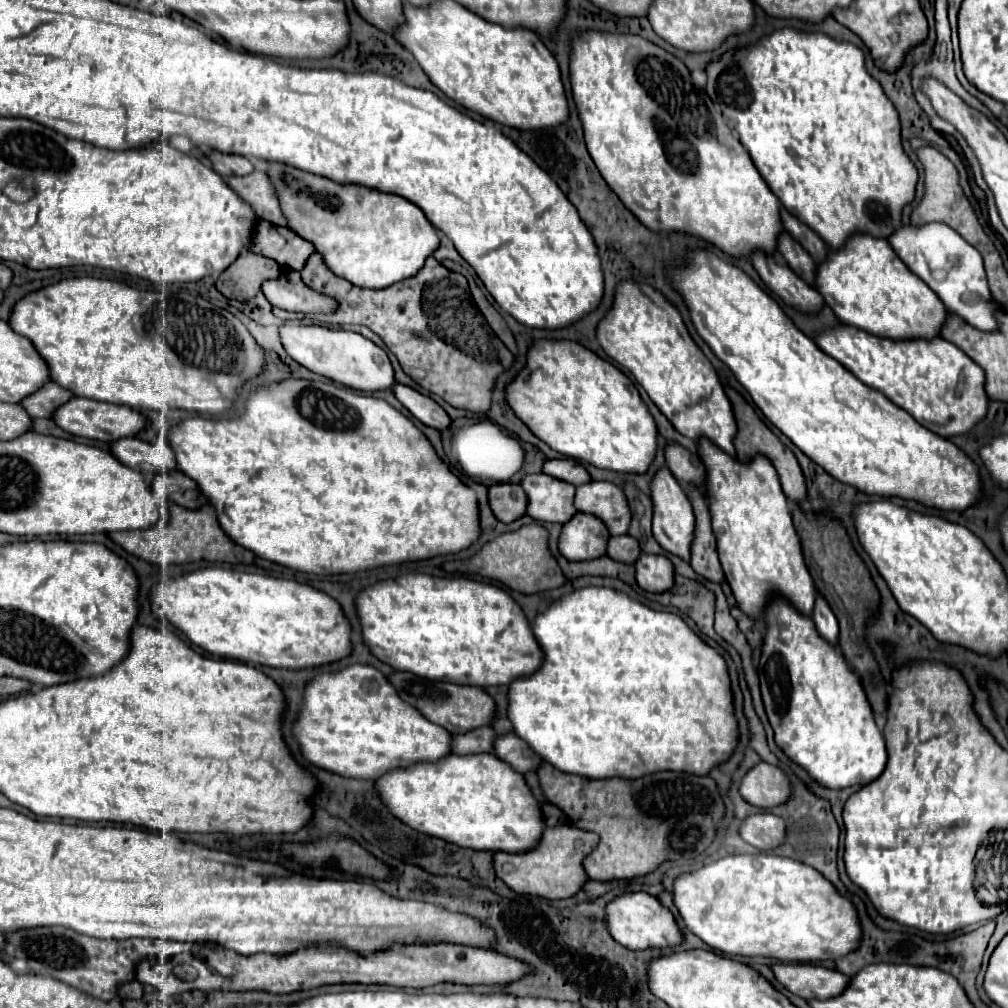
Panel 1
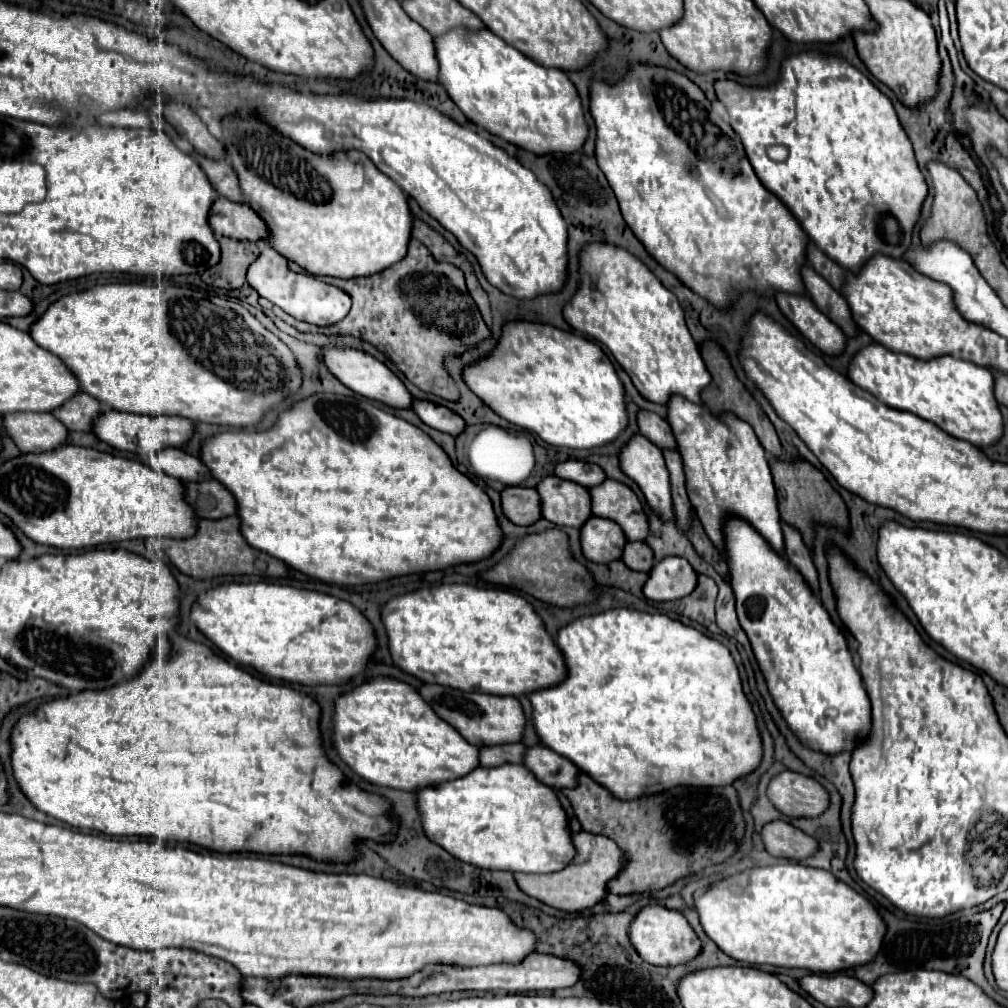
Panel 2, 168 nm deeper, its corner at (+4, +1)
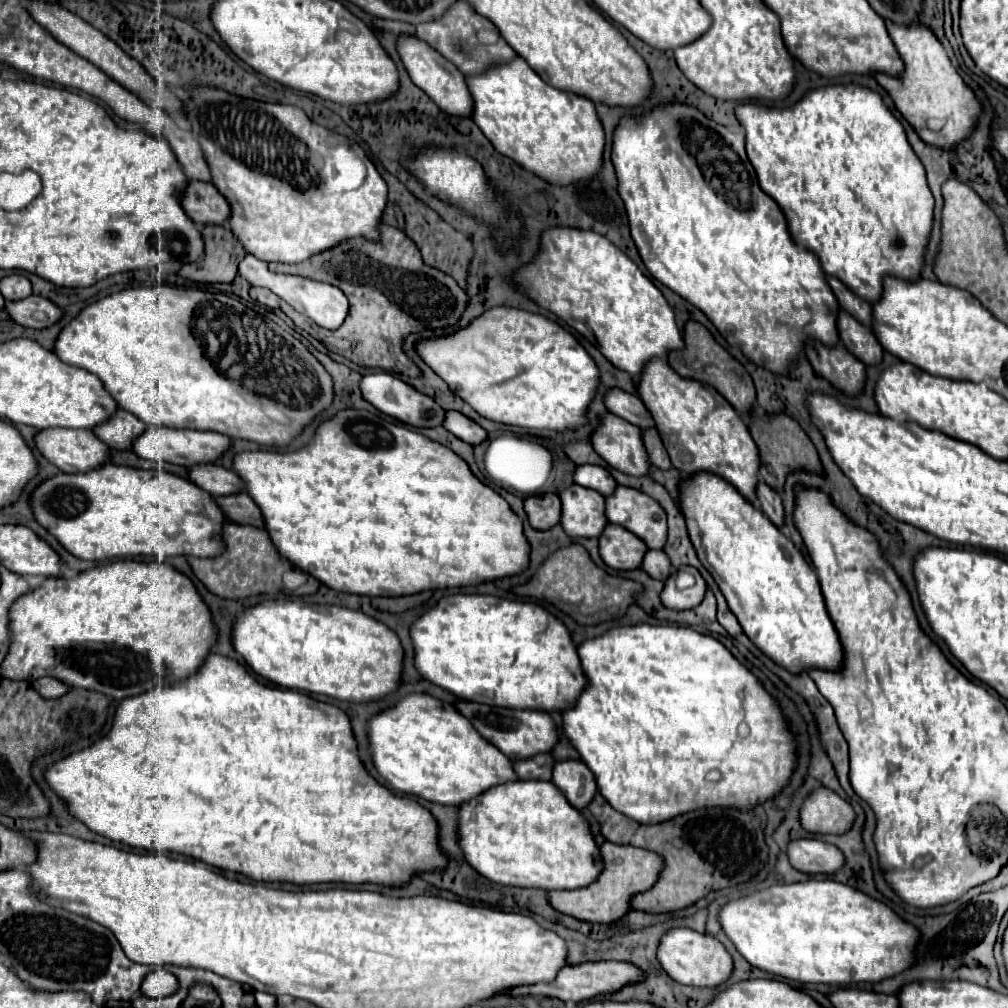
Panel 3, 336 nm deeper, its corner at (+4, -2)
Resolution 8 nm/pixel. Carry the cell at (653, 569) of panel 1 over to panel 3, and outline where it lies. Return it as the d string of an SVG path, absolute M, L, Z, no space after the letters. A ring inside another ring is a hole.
M688 566L688 572L694 574L696 578L696 584L692 588L686 588L686 590L678 590L674 586L674 576L670 576L664 584L664 590L660 594L660 600L666 608L672 608L672 610L688 610L688 608L694 608L702 602L704 598L704 592L706 592L706 582L704 578L700 576L700 572L692 566Z

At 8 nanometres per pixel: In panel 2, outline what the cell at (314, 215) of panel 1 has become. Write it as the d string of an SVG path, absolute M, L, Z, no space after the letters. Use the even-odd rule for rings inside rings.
M244 113L242 117L224 117L220 121L220 125L222 125L222 143L226 147L226 157L232 161L232 167L236 169L236 175L240 179L240 191L244 193L244 197L248 197L248 205L268 225L268 237L264 239L266 247L276 249L280 255L284 255L286 259L298 263L302 269L306 269L312 275L332 275L332 277L344 277L344 279L378 273L378 271L394 265L396 261L400 261L406 255L410 229L412 229L412 213L408 209L406 195L394 181L390 181L390 177L380 173L376 169L376 165L364 153L360 153L358 149L348 149L348 151L330 153L330 155L316 155L316 153L304 149L302 145L296 145L292 139L276 133L276 129L268 127L268 123L256 121L256 117L248 117L248 113Z

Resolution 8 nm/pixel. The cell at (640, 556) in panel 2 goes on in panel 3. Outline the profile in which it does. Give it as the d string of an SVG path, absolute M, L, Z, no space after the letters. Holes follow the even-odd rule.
M648 550L644 554L642 566L640 566L648 576L656 578L656 580L666 580L670 576L670 564L668 564L668 556L664 556L662 550Z

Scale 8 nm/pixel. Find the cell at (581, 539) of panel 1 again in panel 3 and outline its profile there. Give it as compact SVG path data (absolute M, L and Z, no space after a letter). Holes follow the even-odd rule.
M606 524L598 538L598 550L606 566L614 570L634 570L640 566L646 544L622 526Z

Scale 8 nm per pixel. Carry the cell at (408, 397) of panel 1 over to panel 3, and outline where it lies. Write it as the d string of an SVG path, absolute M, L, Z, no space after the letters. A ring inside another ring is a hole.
M448 410L446 418L444 418L444 428L448 432L452 432L456 438L468 442L468 444L480 444L486 440L486 430L480 428L476 422L472 422L470 418L466 418L464 414L456 412L456 410Z

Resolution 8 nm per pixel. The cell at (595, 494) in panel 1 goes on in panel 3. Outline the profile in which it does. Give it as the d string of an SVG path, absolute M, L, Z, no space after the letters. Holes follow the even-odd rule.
M616 486L606 498L606 518L636 534L648 548L662 550L666 540L666 514L660 504L644 492Z

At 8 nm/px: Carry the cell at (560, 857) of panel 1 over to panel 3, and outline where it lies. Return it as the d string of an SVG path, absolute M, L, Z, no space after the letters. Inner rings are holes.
M604 842L600 844L600 856L602 856L602 872L592 884L576 890L548 892L548 902L552 904L552 908L578 920L610 924L626 914L628 900L636 892L648 890L656 882L656 876L662 870L662 858L658 854L644 848L636 848L636 846L620 846L620 844Z

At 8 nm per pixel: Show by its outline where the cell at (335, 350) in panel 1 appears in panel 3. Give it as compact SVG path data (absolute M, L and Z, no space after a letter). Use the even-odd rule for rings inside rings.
M370 372L370 374L362 376L360 392L362 392L364 400L368 400L380 412L384 412L384 414L388 414L404 424L410 424L410 426L434 428L434 426L440 426L444 420L444 410L430 396L420 394L418 390L414 390L412 386L408 386L406 382L402 382L400 378L396 378L388 372Z

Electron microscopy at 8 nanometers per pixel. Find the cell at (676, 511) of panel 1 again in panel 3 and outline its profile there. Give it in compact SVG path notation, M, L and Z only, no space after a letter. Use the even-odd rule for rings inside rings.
M606 414L602 426L592 436L592 446L612 468L616 468L628 476L636 476L636 478L650 476L650 456L644 446L644 440L642 440L642 430L636 428L634 424L622 420L614 414Z

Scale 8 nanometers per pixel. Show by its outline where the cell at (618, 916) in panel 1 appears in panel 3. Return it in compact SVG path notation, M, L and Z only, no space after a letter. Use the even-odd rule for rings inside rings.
M670 928L658 942L658 962L662 970L680 984L692 986L716 986L728 980L732 972L732 958L726 948L708 934L700 934L692 928Z

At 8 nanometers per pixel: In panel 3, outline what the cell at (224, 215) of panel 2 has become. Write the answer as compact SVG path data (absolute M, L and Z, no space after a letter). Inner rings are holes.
M190 180L190 186L182 196L182 204L186 214L198 226L226 224L232 214L228 200L216 190L214 184L196 184L196 180Z

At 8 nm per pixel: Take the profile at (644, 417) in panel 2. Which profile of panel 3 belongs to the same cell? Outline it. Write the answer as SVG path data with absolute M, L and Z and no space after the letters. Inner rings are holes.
M614 388L614 390L610 390L610 392L606 394L604 404L606 404L606 408L608 408L612 414L616 414L616 416L628 420L628 422L632 422L634 426L638 426L638 428L642 428L642 430L656 426L654 420L652 420L652 416L650 416L650 412L648 412L648 408L646 408L646 406L642 404L642 400L640 400L638 396L634 396L634 394L628 394L628 392L624 392L624 390Z

